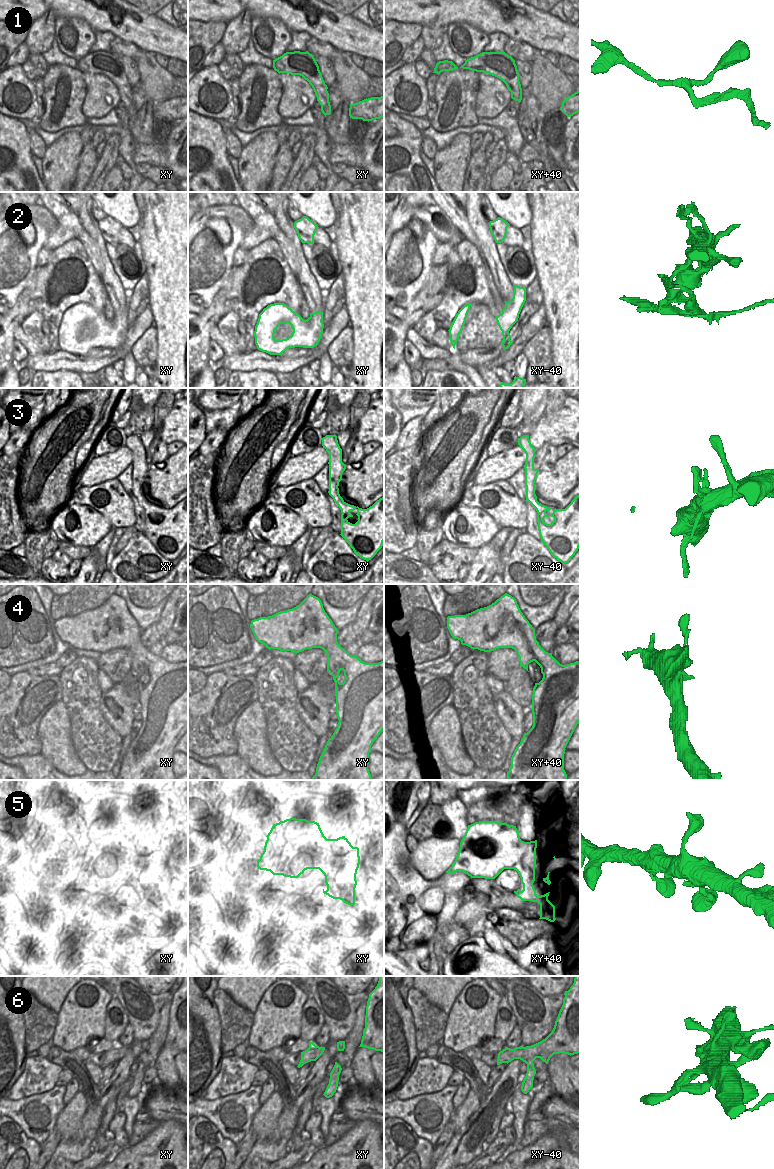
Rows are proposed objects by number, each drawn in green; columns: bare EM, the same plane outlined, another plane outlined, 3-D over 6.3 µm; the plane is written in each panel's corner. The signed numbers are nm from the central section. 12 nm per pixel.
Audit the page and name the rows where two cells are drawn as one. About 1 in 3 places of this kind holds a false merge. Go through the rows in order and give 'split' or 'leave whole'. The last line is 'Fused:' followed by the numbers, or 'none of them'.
1: leave whole
2: split
3: leave whole
4: leave whole
5: leave whole
6: leave whole
Fused: 2

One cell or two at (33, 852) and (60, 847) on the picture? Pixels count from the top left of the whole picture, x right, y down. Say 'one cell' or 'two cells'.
one cell

